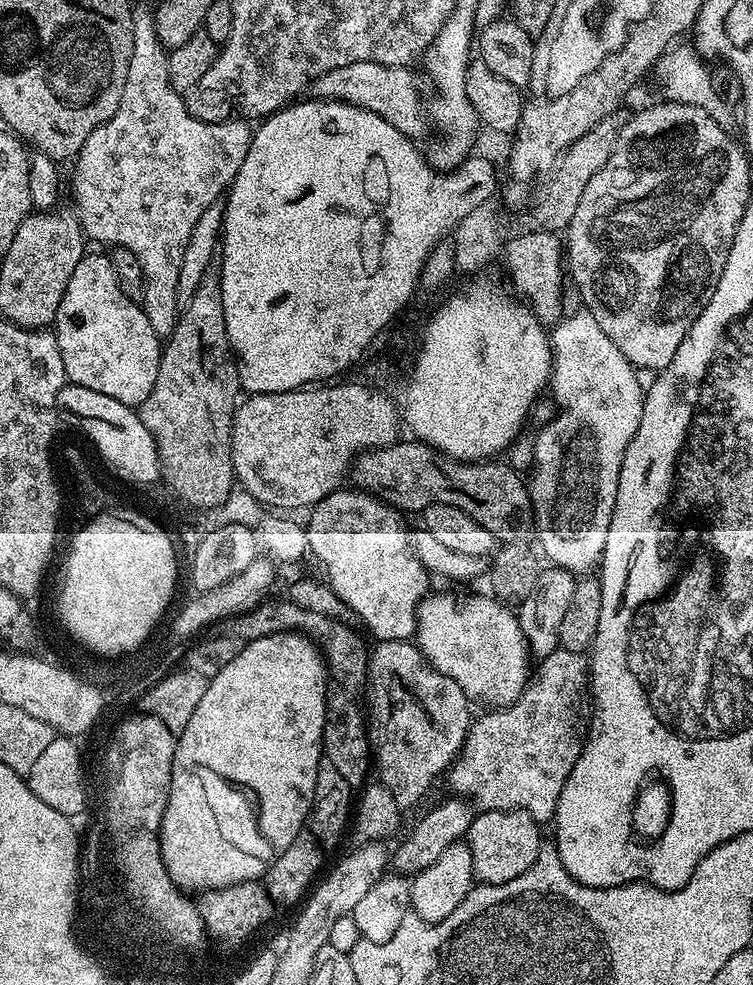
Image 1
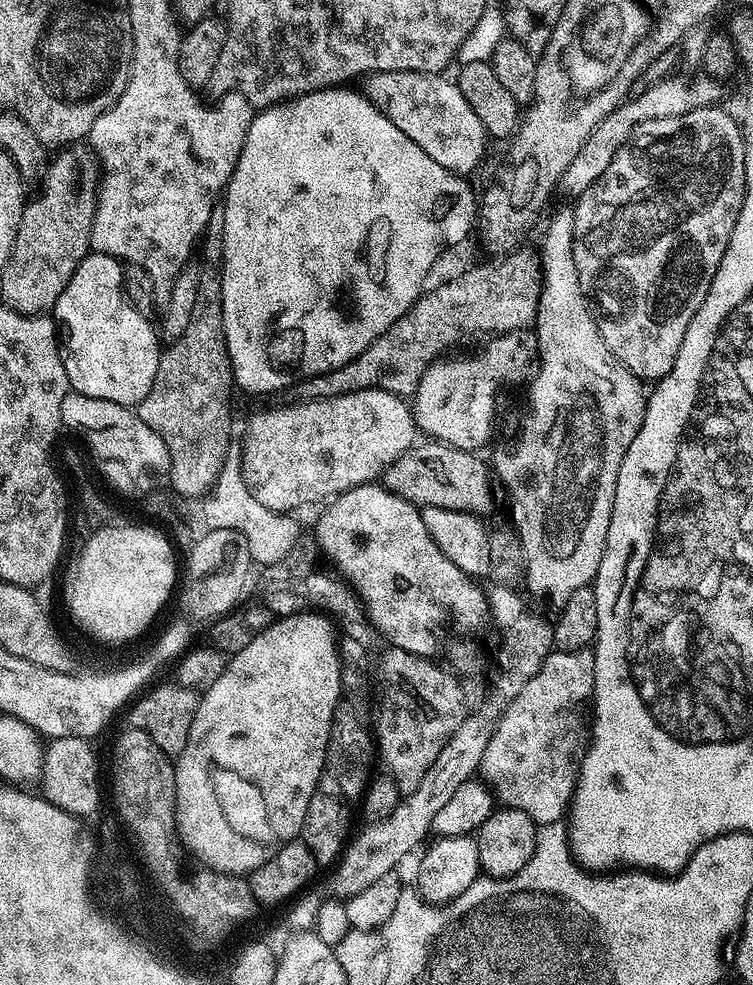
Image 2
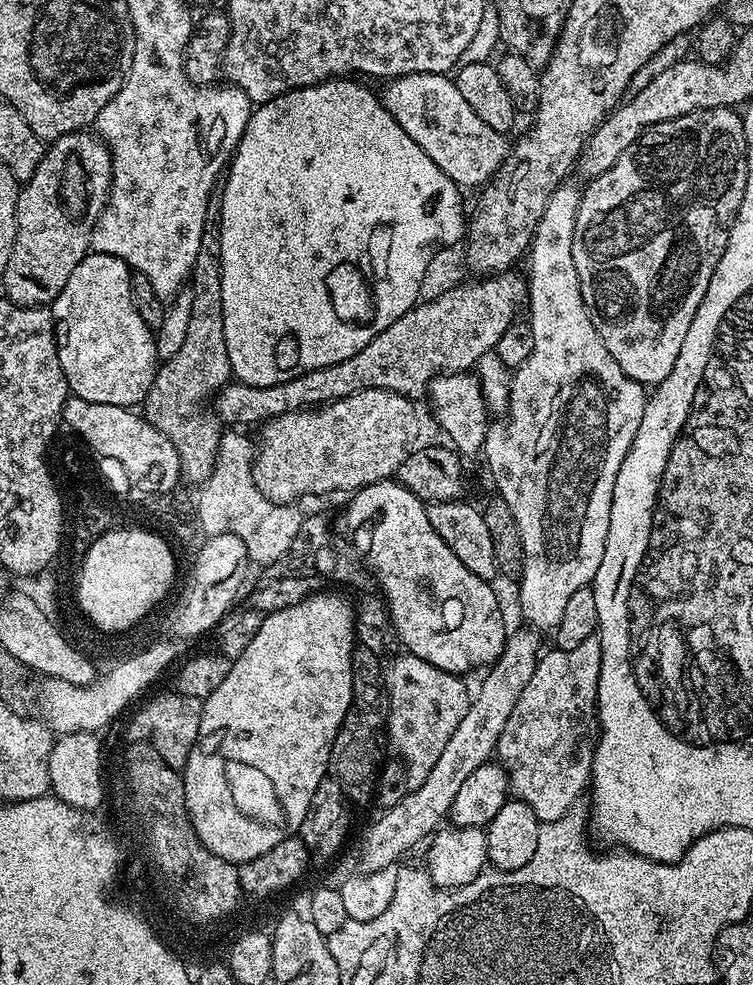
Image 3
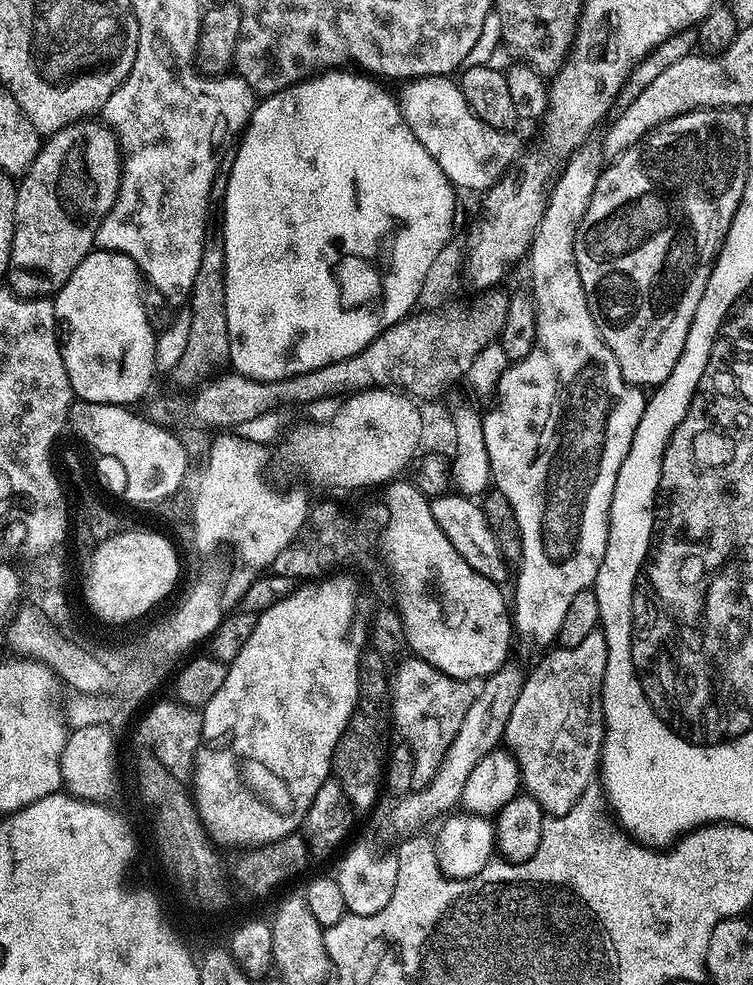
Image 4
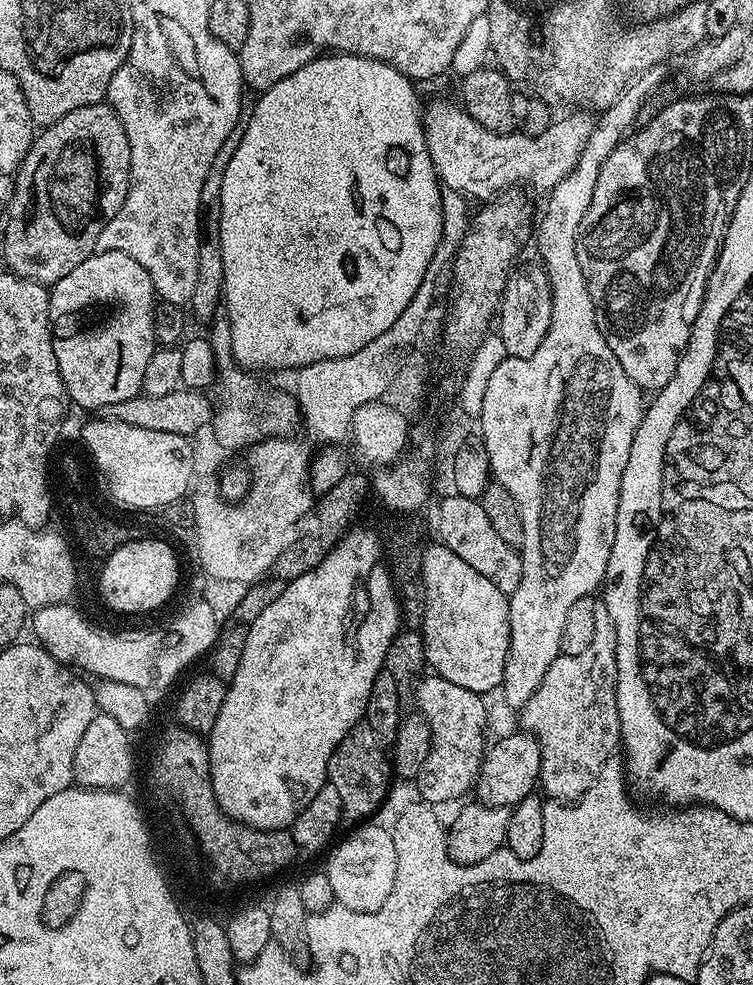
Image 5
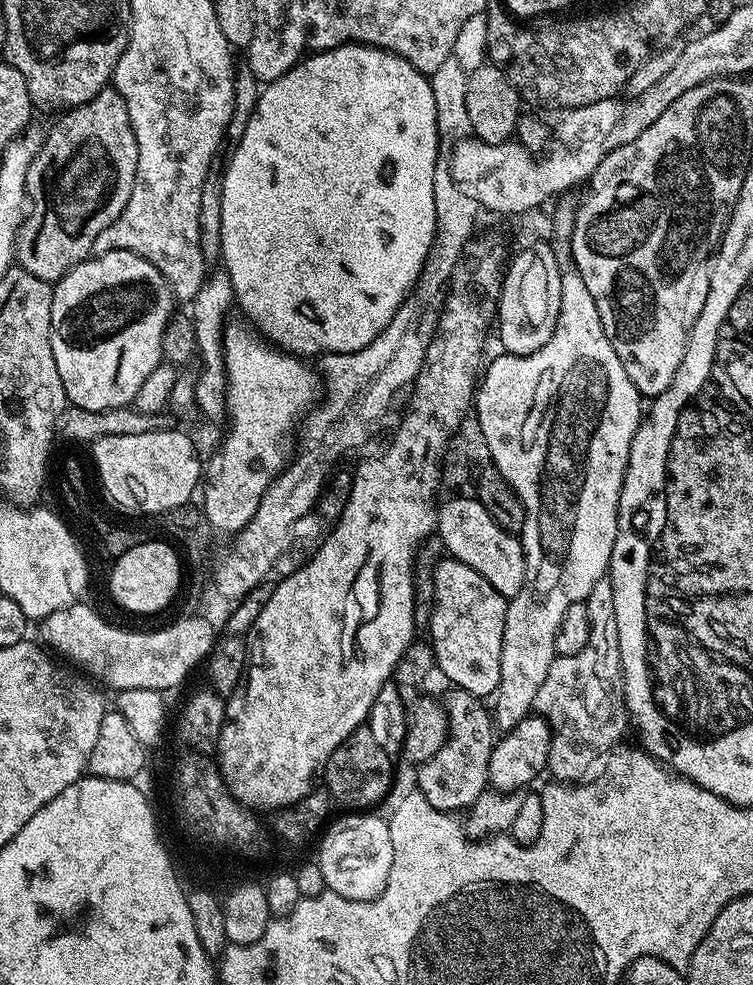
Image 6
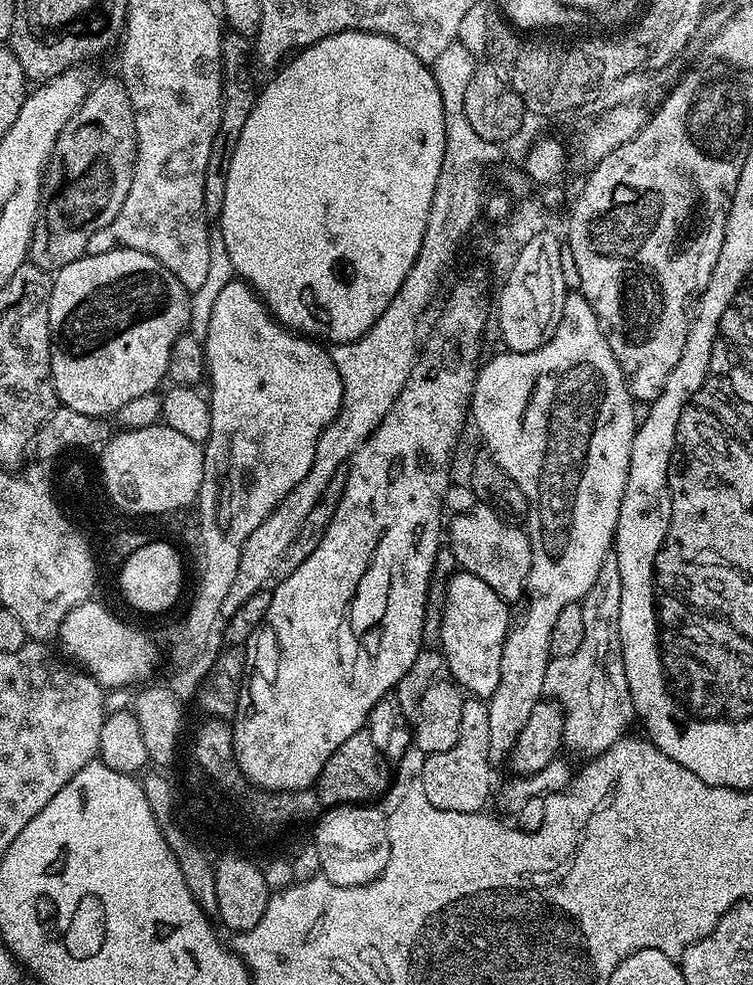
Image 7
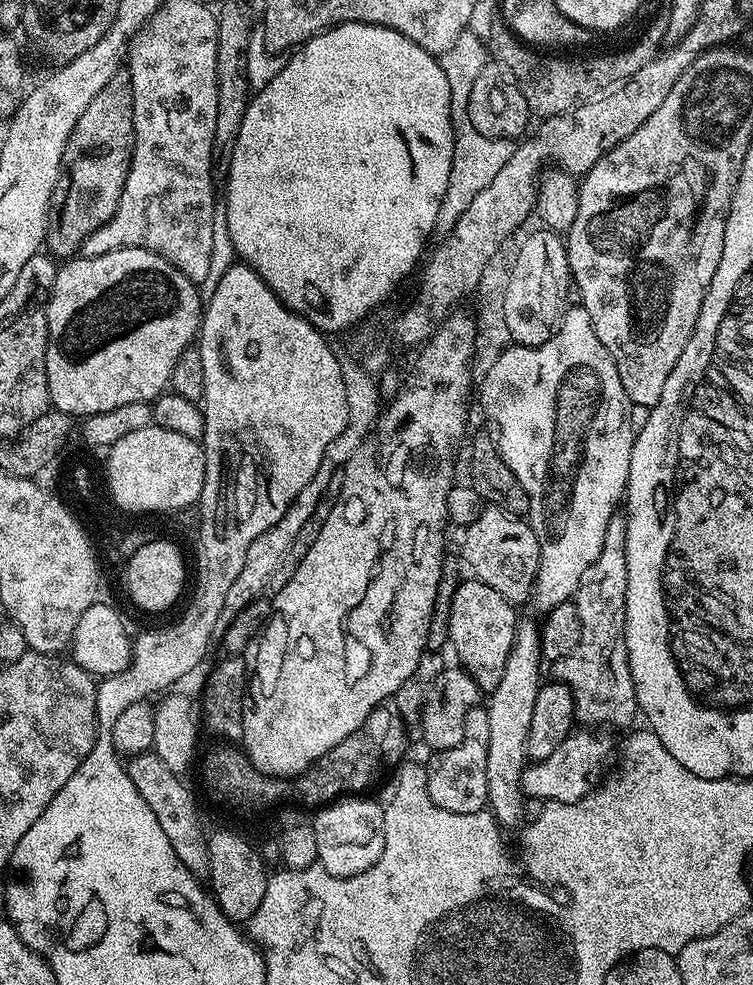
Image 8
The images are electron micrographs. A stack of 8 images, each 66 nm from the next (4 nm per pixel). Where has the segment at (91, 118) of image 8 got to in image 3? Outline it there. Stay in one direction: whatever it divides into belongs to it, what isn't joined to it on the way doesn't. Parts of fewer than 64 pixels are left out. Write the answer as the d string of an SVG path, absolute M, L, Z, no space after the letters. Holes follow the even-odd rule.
M81 130L66 134L47 145L33 176L23 181L20 190L14 250L10 250L10 262L2 274L6 299L23 308L42 308L55 302L58 294L62 294L62 286L66 286L70 274L74 274L74 266L78 266L78 262L82 262L82 258L93 247L92 231L96 219L108 205L108 191L111 188L112 155L99 136Z

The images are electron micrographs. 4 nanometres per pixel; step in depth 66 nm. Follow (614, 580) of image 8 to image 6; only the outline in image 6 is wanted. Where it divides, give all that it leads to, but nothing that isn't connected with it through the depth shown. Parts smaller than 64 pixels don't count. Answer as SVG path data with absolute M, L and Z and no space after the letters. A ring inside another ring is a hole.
M607 578L594 582L594 590L590 590L584 605L586 614L590 614L590 642L586 642L586 646L578 650L578 654L557 656L550 662L550 670L546 670L546 678L538 690L534 709L535 715L541 716L552 728L547 771L552 772L553 781L571 785L583 781L589 775L587 772L596 763L599 765L608 753L621 743L620 735L630 728L630 717L624 697L622 658L618 650L618 618L614 614L612 583Z

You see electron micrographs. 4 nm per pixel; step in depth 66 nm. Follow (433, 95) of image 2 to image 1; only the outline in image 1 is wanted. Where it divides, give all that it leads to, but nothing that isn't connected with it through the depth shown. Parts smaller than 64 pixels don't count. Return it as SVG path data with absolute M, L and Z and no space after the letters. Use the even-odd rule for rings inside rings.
M350 62L350 66L338 66L338 70L330 70L313 80L310 92L313 97L321 100L340 100L343 104L353 104L370 114L378 114L378 118L390 122L390 126L394 126L394 130L398 130L403 136L416 138L424 128L424 120L426 124L426 104L420 101L416 80L408 71L407 67L395 68L374 62Z

